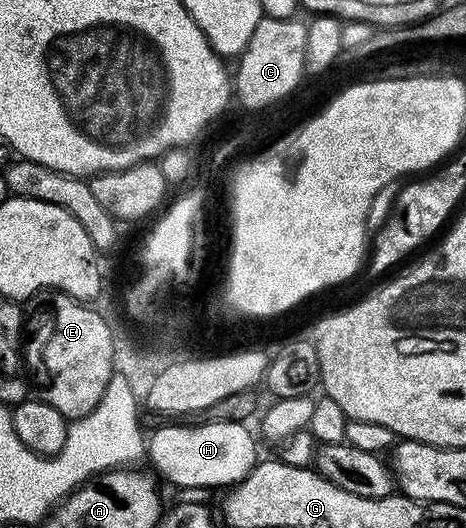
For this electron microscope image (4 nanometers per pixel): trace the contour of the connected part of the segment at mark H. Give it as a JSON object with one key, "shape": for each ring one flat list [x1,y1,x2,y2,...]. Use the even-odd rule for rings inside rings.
{"shape":[[209,422,199,426,164,424,160,430,150,431,145,442,145,454,155,465,156,475,164,474,172,487,208,486,230,488,240,482,255,466,255,438,241,422]]}

